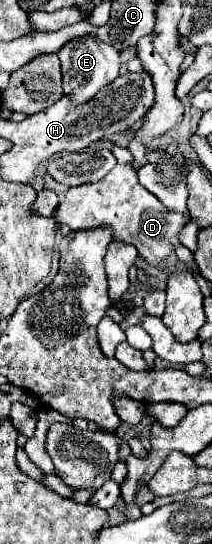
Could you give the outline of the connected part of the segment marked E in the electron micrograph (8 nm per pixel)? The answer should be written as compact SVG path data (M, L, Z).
M84 35L72 39L64 47L60 47L56 55L60 57L62 63L64 95L68 95L74 103L90 101L90 97L94 97L104 85L108 85L110 81L114 81L114 77L118 77L118 69L120 69L118 51L112 45L100 41L96 35Z

